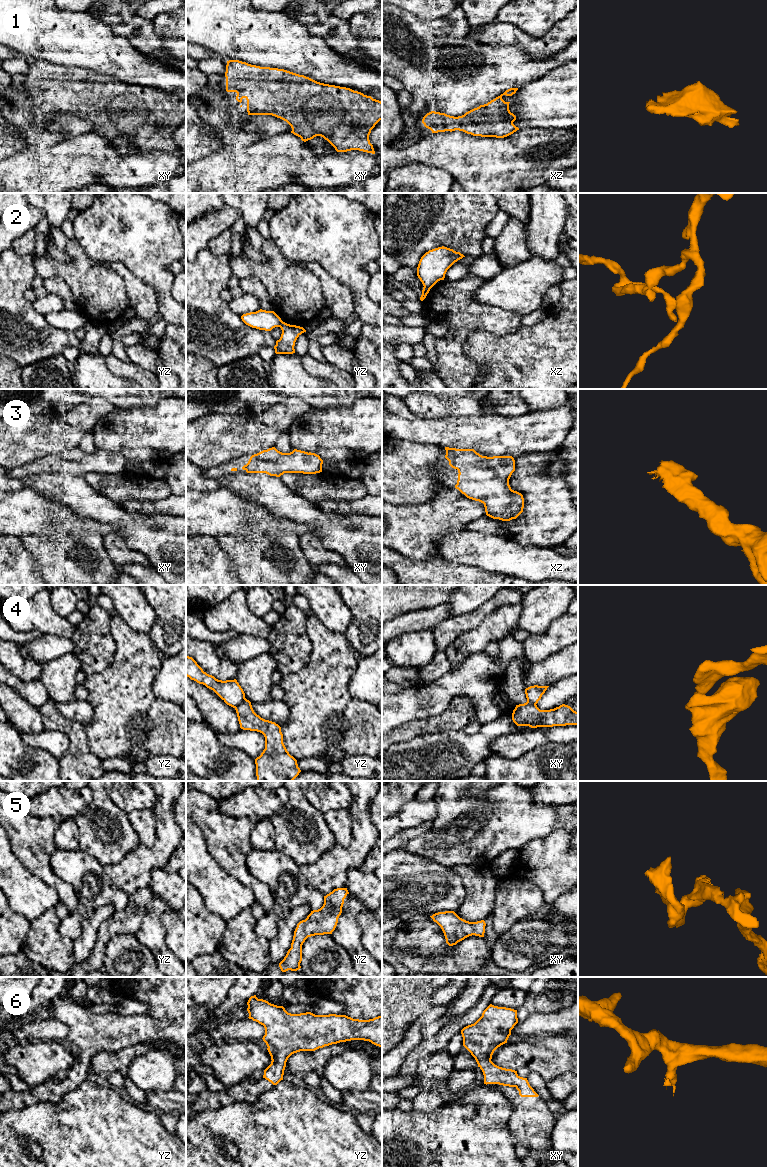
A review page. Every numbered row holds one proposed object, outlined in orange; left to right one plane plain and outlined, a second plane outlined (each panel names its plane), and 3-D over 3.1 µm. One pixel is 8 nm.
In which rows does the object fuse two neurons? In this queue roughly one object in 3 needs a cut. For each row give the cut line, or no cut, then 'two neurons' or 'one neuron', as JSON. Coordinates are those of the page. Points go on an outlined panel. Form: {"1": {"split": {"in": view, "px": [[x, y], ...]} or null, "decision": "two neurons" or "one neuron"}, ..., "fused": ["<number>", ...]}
{"1": {"split": null, "decision": "one neuron"}, "2": {"split": {"in": "yz", "px": [[282, 321], [279, 326]]}, "decision": "two neurons"}, "3": {"split": null, "decision": "one neuron"}, "4": {"split": {"in": "yz", "px": [[245, 698], [235, 708]]}, "decision": "two neurons"}, "5": {"split": null, "decision": "one neuron"}, "6": {"split": null, "decision": "one neuron"}, "fused": ["2", "4"]}

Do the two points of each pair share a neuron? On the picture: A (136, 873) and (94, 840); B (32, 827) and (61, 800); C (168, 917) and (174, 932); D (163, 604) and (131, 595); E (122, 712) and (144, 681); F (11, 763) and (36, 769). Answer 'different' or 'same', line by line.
A: different
B: different
C: same
D: different
E: same
F: same

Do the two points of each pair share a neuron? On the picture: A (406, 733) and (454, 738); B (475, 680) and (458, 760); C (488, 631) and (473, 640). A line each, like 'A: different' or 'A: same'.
A: different
B: different
C: same

